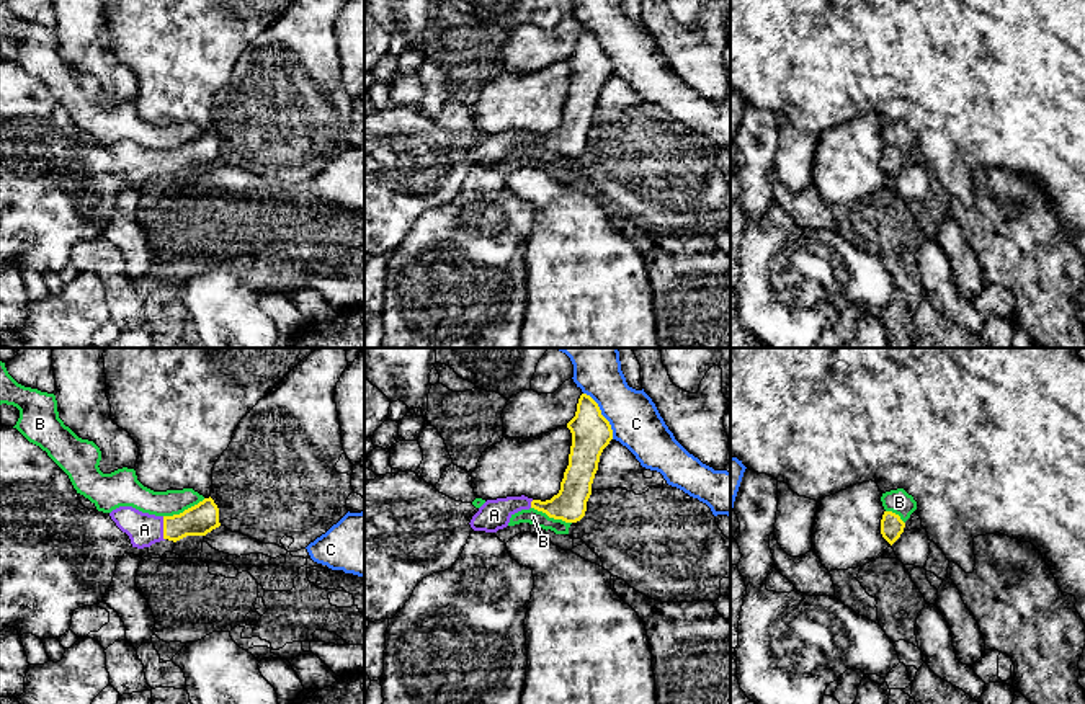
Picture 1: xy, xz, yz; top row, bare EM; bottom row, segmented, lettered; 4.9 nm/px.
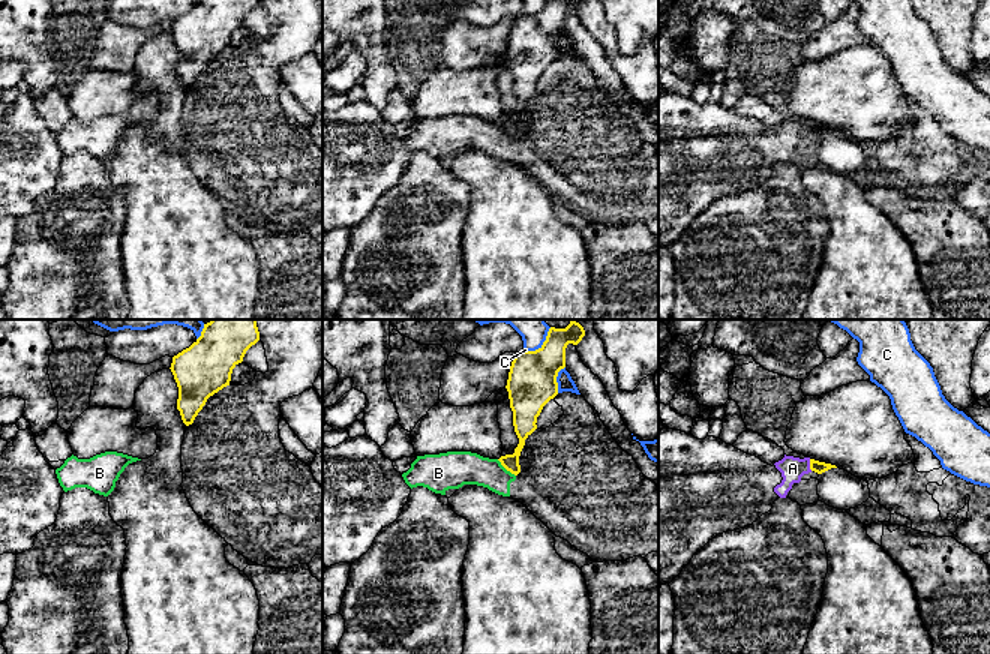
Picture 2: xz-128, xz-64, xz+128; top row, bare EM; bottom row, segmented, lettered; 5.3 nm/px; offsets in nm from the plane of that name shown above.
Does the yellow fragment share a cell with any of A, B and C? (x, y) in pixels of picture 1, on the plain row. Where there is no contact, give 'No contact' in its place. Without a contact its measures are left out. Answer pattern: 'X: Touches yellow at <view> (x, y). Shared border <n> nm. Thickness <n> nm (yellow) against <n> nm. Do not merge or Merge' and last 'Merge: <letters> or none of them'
A: Touches yellow at xy (164, 162). Shared border 120 nm. Thickness 150 nm (yellow) against 160 nm. Merge
B: Touches yellow at xy (185, 144). Shared border 220 nm. Thickness 150 nm (yellow) against 130 nm. Do not merge
C: Touches yellow at xz (602, 49). Shared border 280 nm. Thickness 190 nm (yellow) against 240 nm. Do not merge
Merge: A

